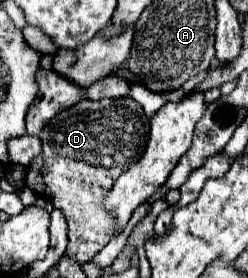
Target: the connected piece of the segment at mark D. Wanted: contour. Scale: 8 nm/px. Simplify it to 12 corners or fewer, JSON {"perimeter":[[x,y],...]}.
{"perimeter":[[129,96],[75,104],[39,134],[23,180],[67,220],[89,262],[111,238],[103,208],[149,138]]}

